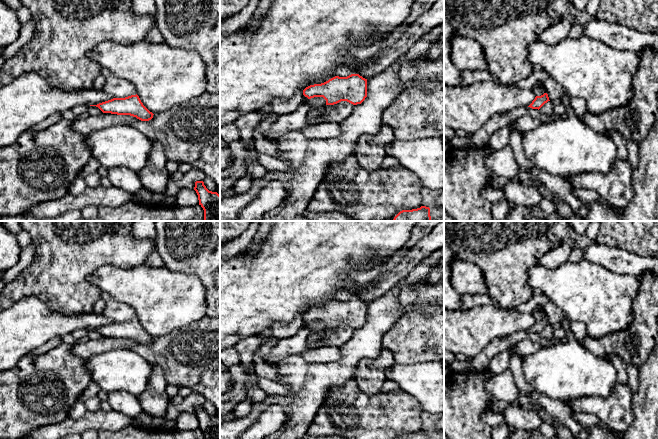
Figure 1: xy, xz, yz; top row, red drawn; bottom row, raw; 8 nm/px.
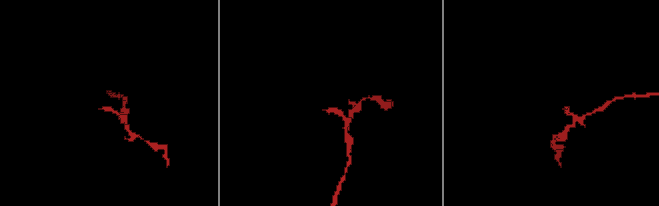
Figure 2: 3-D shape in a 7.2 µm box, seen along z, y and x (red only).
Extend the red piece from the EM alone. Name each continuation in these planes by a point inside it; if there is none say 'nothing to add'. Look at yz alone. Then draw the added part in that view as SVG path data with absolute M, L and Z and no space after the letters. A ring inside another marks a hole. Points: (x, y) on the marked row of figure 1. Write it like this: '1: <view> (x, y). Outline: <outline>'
1: yz (538, 89). Outline: M537 82L533 88L534 93L536 94L536 96L541 96L544 93L546 93L545 89L540 85L539 82Z

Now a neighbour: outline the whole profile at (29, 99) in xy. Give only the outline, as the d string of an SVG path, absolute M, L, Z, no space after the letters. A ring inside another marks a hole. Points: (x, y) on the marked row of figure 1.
M35 72L20 75L7 85L0 85L0 147L13 145L19 136L49 116L81 105L97 105L113 99L102 89L63 90L50 85Z

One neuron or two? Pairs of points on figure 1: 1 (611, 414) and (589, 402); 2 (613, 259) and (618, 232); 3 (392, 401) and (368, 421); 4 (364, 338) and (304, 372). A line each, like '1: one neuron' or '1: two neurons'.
1: one neuron
2: two neurons
3: one neuron
4: one neuron

